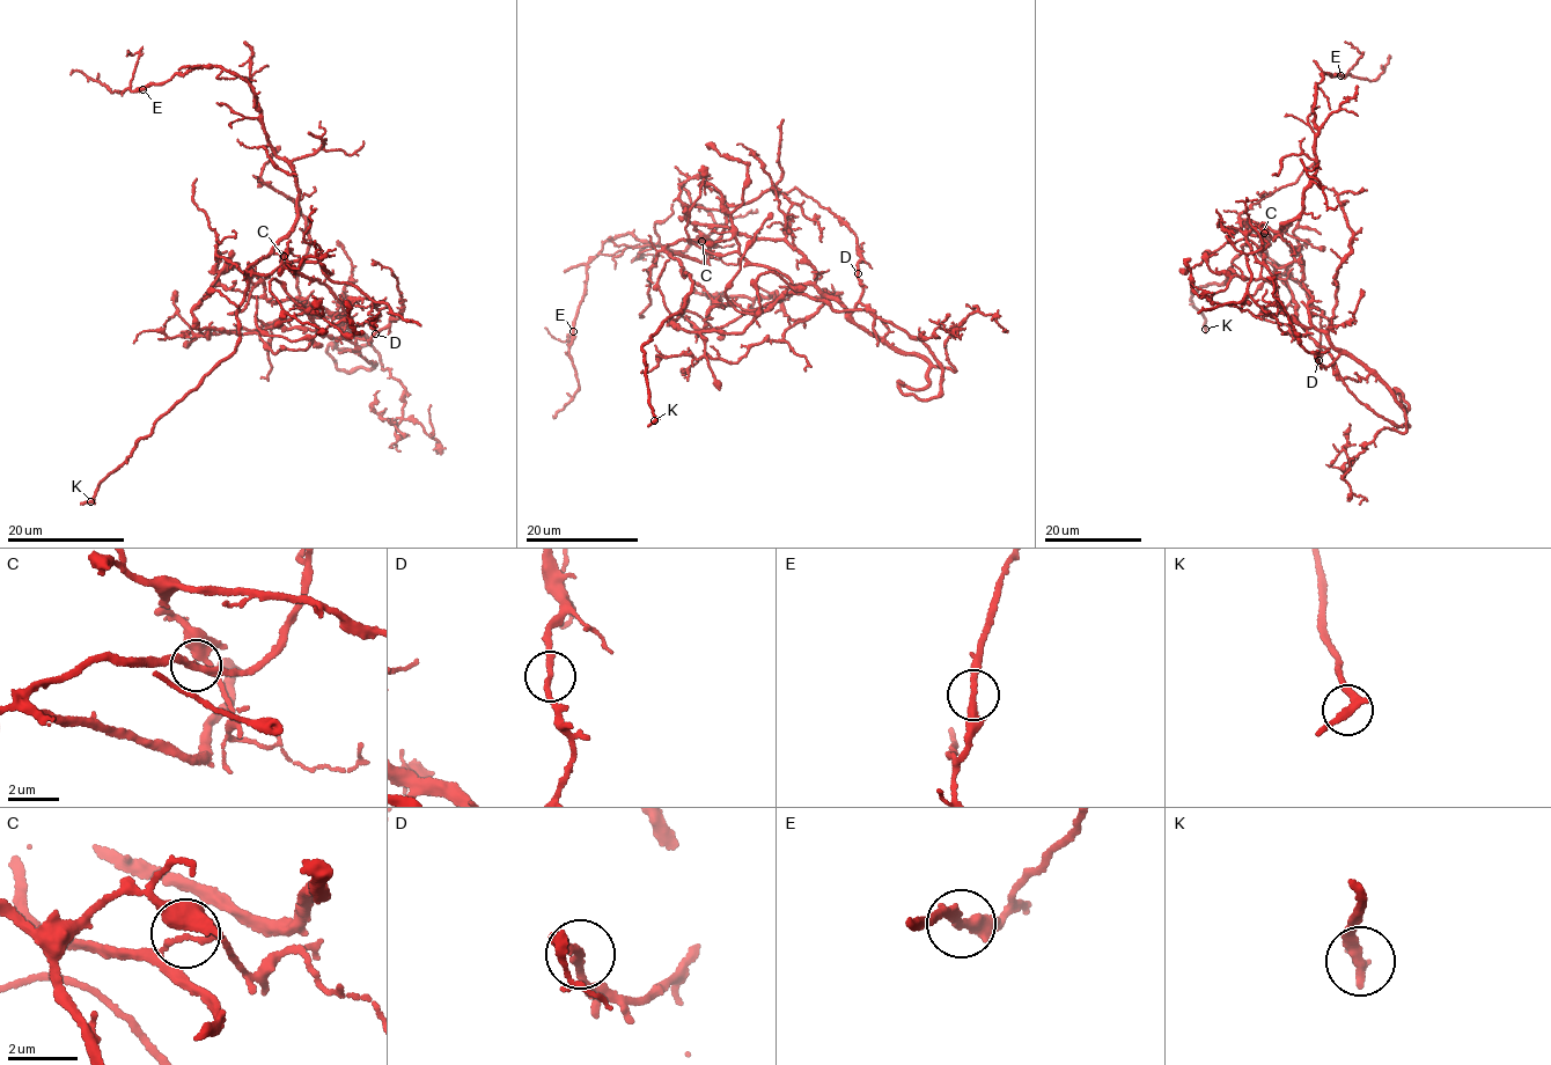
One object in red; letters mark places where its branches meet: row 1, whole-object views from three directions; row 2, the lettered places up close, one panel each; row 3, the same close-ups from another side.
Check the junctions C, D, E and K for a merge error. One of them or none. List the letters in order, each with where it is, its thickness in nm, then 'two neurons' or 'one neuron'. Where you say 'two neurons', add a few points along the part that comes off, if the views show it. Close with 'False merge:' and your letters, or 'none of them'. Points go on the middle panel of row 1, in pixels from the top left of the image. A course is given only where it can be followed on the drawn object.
C: (702, 241) | 130 nm | two neurons | (702, 241), (666, 248), (703, 261), (702, 236), (682, 251), (604, 242), (568, 351), (579, 391), (553, 417)
D: (858, 273) | 240 nm | one neuron
E: (573, 331) | 280 nm | one neuron
K: (654, 420) | 280 nm | one neuron
False merge: C

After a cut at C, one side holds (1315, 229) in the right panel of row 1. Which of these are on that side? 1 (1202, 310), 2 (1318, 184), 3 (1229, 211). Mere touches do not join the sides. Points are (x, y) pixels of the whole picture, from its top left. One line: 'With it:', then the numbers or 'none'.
With it: none

